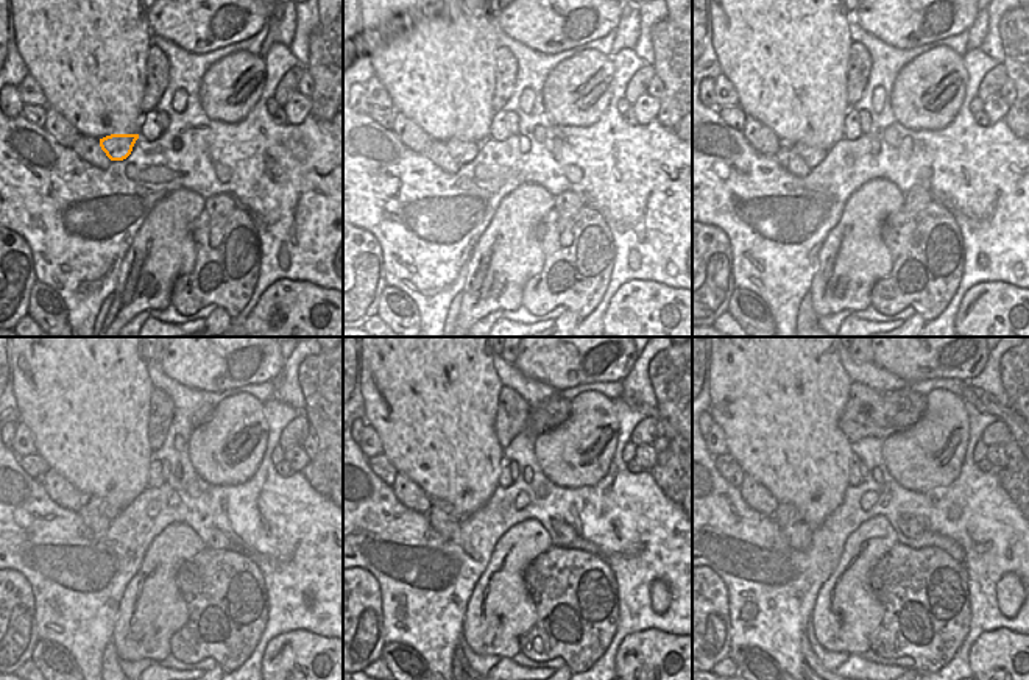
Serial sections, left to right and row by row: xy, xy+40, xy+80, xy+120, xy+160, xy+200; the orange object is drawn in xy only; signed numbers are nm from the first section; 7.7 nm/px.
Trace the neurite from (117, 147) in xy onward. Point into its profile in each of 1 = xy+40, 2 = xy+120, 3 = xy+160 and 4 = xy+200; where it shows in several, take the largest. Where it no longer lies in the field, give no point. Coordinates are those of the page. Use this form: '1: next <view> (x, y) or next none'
1: next xy+40 (463, 152)
2: next xy+120 (100, 504)
3: next xy+160 (443, 506)
4: next xy+200 (785, 515)

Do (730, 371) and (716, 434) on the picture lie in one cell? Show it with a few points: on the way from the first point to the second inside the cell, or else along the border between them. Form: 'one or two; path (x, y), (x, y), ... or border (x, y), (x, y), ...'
two; border (714, 421), (724, 434), (728, 453)

